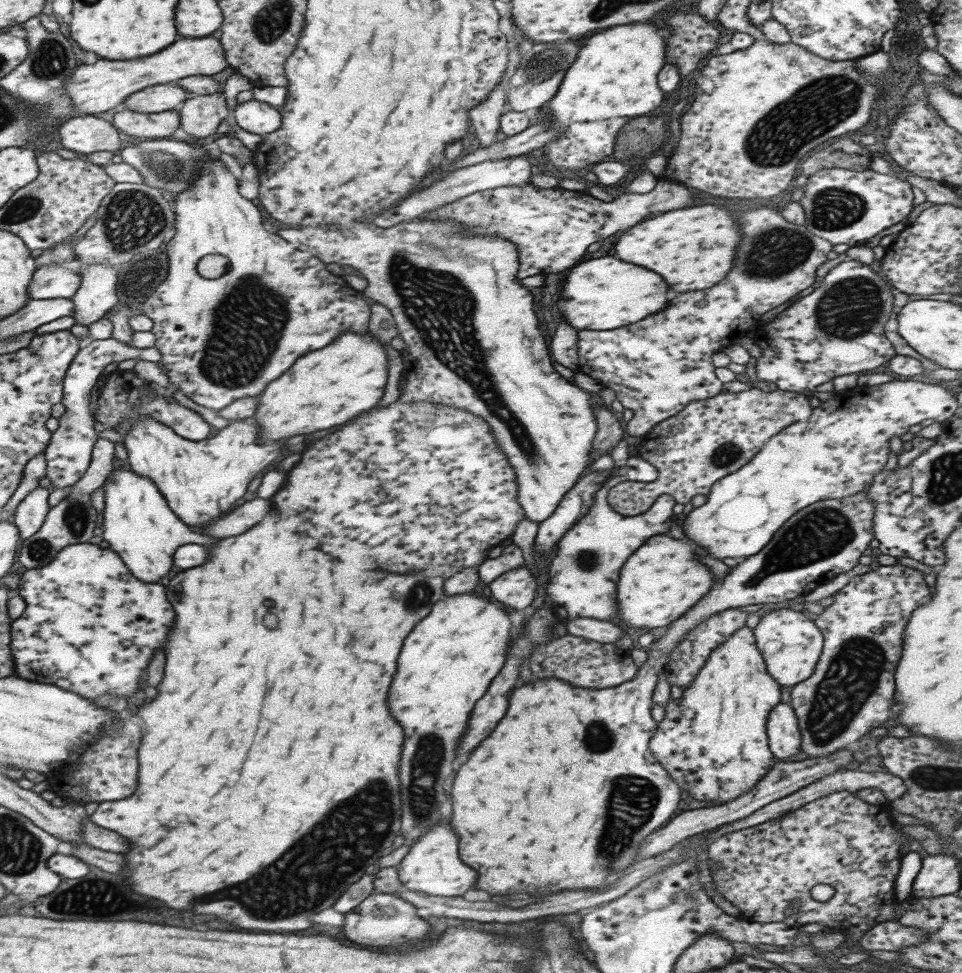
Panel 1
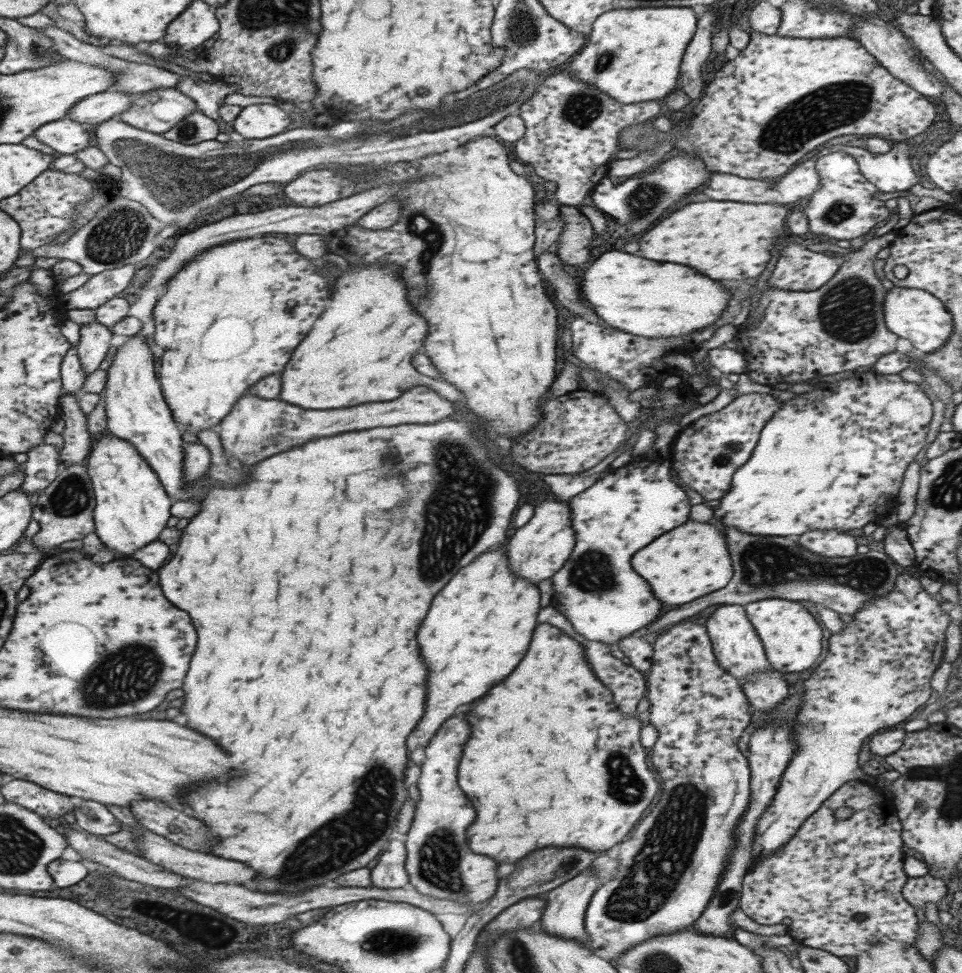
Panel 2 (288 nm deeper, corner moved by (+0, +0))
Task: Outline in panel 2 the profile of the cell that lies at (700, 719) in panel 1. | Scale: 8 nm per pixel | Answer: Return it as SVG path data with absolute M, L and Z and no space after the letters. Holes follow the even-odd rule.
M719 604L719 608L705 620L705 630L709 634L709 642L711 642L711 650L717 658L717 664L731 676L737 680L737 684L743 688L745 682L749 682L753 676L761 676L767 672L773 672L773 666L769 664L769 660L765 658L765 650L753 630L753 626L749 624L749 620L745 618L745 608L743 606L727 606L727 604Z

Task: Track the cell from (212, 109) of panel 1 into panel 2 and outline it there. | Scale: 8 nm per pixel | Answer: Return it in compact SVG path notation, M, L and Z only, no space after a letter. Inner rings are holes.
M195 110L193 114L179 120L179 124L175 124L169 132L165 132L163 138L171 142L179 142L183 146L191 146L191 144L195 146L205 140L217 140L217 134L221 134L217 120Z

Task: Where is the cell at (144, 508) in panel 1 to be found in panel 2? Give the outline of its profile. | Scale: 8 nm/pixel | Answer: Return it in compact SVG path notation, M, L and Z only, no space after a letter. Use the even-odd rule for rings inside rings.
M115 436L95 438L89 456L85 458L87 474L93 484L95 494L95 534L103 542L107 550L115 550L125 556L133 556L133 552L141 550L143 546L157 542L163 528L167 528L167 520L171 518L169 508L173 500L163 490L157 474L151 466L137 454L137 450Z

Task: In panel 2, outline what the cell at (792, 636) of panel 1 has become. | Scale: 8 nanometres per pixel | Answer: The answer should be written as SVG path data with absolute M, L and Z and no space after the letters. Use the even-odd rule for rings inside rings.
M767 598L759 602L749 602L743 606L745 618L753 626L763 650L765 658L773 666L775 672L781 674L795 674L811 668L815 664L815 658L821 654L821 628L813 620L811 614L797 602L781 600L781 598Z

